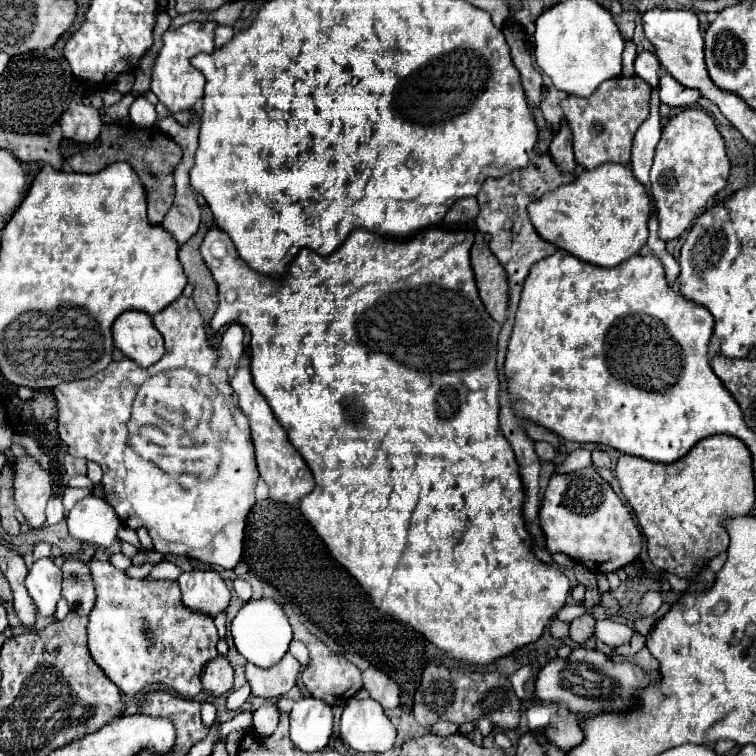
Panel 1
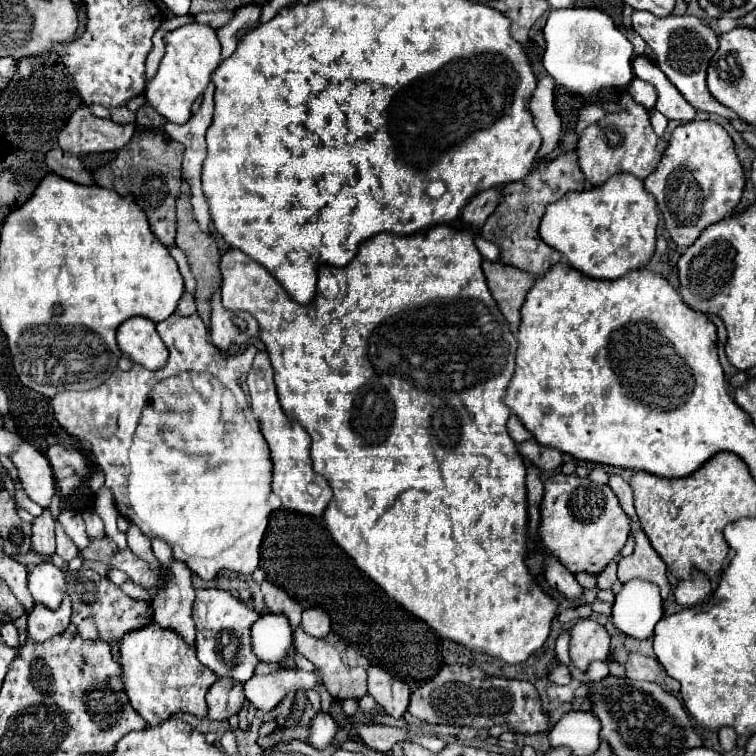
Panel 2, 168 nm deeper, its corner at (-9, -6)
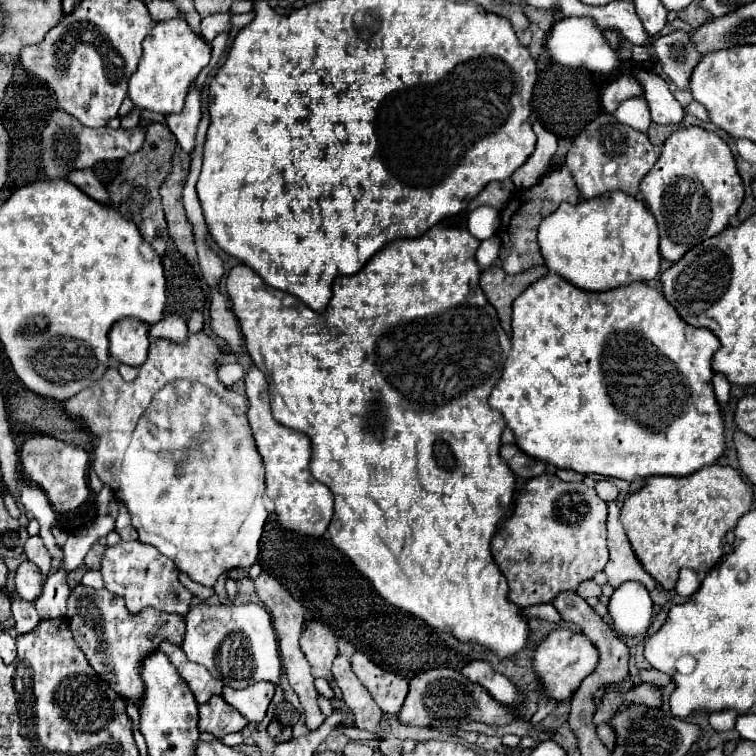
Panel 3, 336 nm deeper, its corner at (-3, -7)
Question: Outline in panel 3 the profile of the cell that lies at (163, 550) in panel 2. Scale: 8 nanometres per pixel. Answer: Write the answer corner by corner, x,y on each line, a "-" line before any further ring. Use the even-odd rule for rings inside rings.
119,541
117,545
107,547
101,561
101,575
103,587
111,595
125,599
129,611
155,607
159,611
187,615
187,611
191,609
193,593
179,583
177,565
169,557
159,553
153,545
145,545
141,541

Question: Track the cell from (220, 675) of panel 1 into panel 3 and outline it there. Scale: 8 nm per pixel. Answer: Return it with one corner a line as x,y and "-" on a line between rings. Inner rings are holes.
223,697
209,699
209,703
199,707
199,731
211,733
215,739
225,737
227,733
237,733
247,725
247,719
239,715
229,703
223,703

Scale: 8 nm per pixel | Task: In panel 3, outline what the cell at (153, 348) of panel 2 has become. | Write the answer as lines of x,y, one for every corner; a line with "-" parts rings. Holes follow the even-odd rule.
125,317
109,331
109,353
119,363
139,367
149,355
149,329
143,321

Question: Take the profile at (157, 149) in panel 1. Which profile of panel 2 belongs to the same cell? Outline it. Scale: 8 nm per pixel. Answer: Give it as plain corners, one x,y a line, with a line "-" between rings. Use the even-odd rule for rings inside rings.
137,130
131,142
117,152
117,158
111,164
97,168
93,172
93,180
103,186
111,188
119,194
133,194
137,204
145,210
151,230
159,242
171,246
175,242
177,232
177,216
175,216
175,202
181,190
181,162
183,162
183,146
169,138
165,132
157,130

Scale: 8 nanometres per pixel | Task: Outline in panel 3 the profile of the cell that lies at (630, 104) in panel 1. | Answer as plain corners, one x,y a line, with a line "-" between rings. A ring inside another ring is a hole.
603,113
599,119
595,119
595,123
591,123
591,127
587,127
587,131
583,131
583,135
577,135
571,149
567,151
565,161
585,199
593,199
609,191
623,191
637,197
639,183
653,169
657,153
647,135
635,131
633,127
621,125
613,115
-
607,161
609,167
613,165
613,173
605,171

